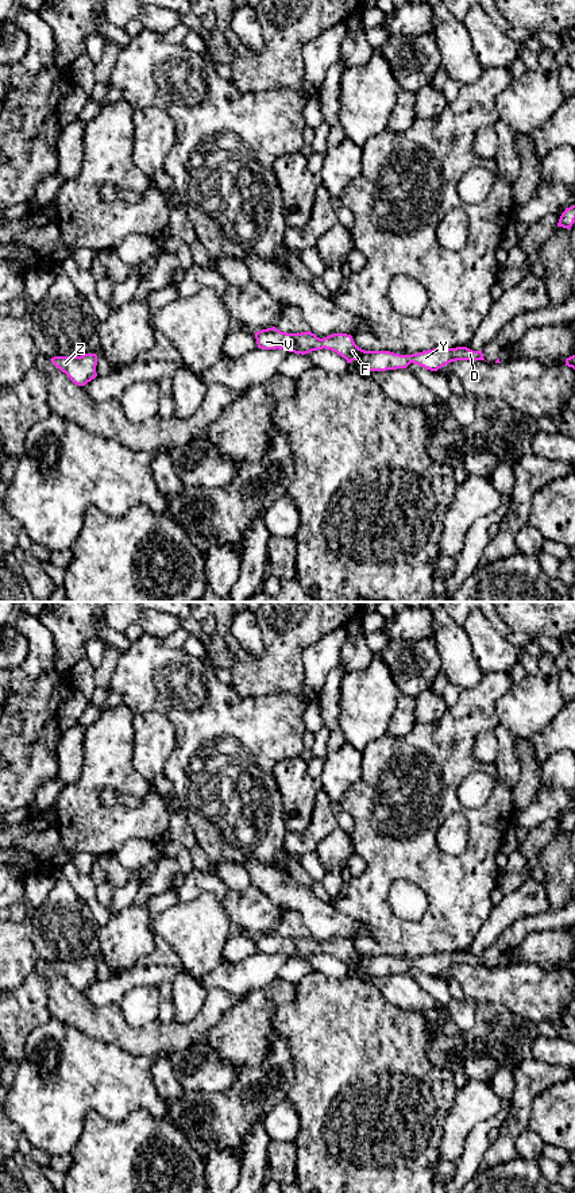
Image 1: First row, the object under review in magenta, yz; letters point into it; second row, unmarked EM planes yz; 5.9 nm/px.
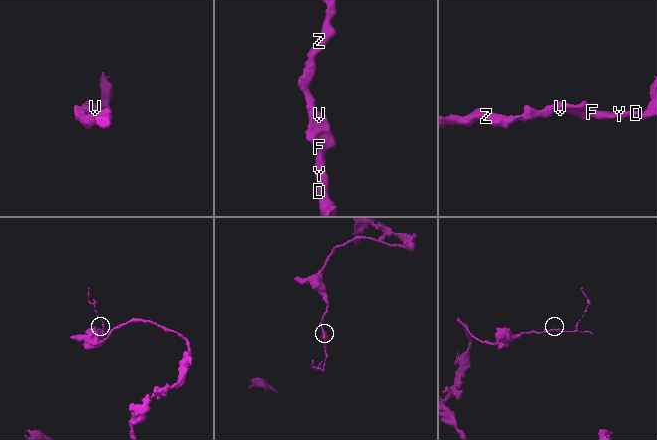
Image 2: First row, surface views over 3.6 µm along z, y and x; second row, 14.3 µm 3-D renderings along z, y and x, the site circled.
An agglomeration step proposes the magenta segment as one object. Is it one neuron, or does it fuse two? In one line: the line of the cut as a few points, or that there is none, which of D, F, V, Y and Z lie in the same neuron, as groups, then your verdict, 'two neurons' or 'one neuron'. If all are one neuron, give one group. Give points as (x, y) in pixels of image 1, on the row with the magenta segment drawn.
no cut | D F V Y Z | one neuron

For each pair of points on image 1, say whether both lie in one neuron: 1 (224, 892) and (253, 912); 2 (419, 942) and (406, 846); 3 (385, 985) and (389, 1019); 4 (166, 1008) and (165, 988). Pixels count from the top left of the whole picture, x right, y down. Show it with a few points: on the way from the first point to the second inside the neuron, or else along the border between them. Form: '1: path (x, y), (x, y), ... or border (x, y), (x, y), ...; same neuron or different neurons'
1: path (231, 899), (246, 908); same neuron
2: path (437, 918), (437, 877), (431, 871); same neuron
3: border (363, 981), (371, 983), (388, 1000), (402, 1010); different neurons
4: path (165, 1003), (165, 993); same neuron

